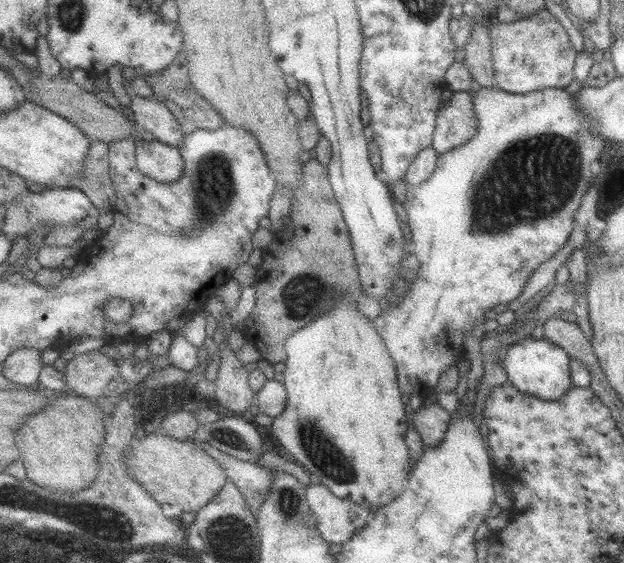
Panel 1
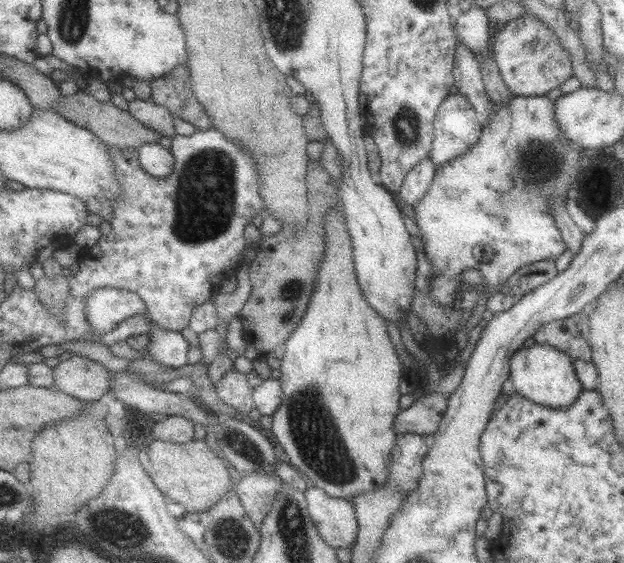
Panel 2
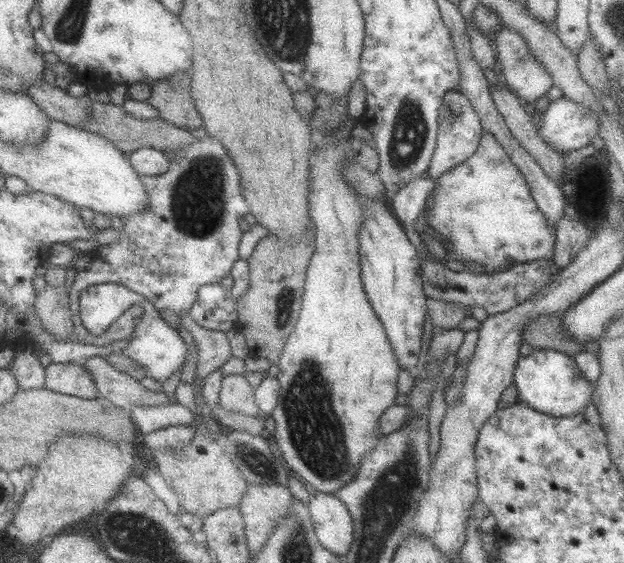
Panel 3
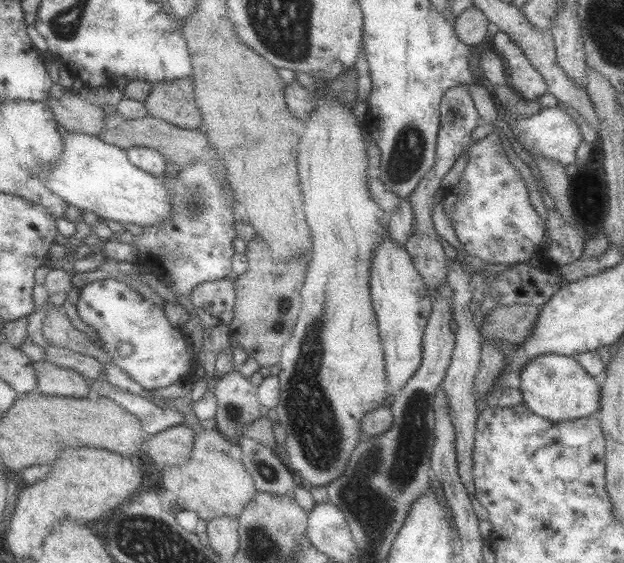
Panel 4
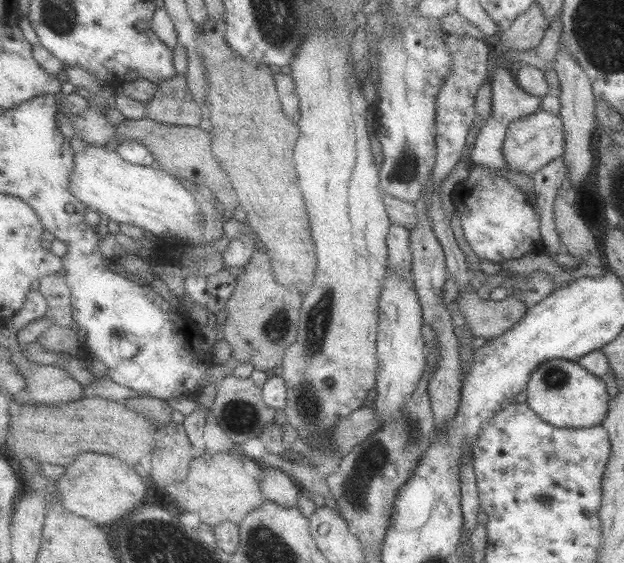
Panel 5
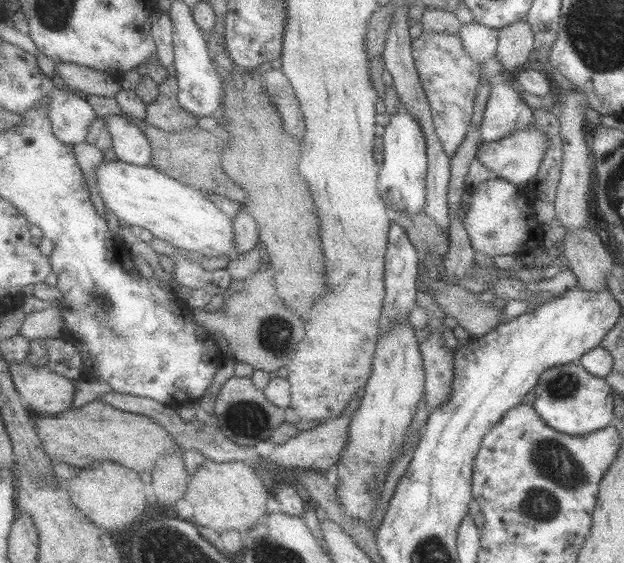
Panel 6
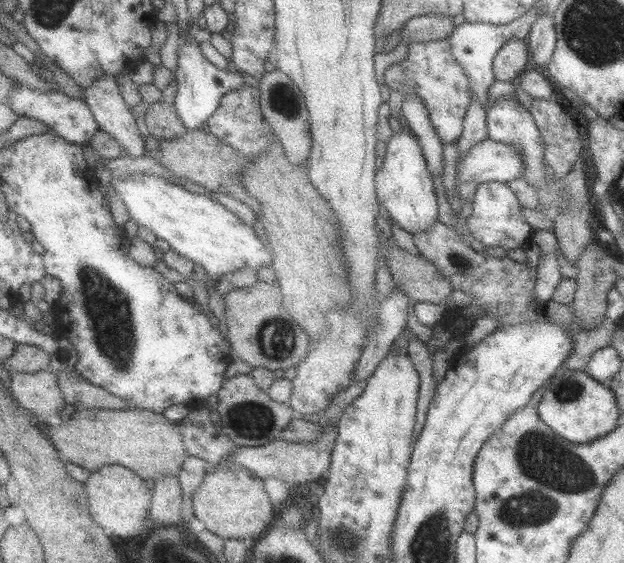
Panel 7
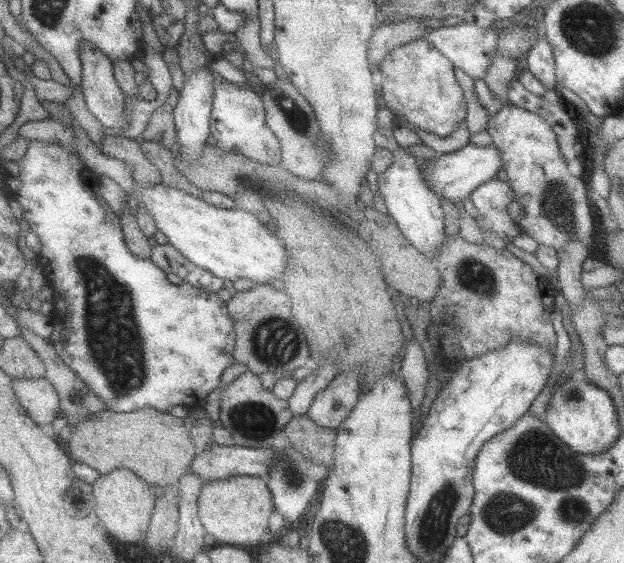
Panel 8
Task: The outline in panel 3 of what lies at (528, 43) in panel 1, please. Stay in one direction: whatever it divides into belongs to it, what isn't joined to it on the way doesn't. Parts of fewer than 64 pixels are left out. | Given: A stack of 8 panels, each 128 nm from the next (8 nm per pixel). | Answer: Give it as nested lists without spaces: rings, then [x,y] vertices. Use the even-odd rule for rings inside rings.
[[[511,27],[496,34],[498,74],[526,105],[547,93],[552,87],[551,75],[529,53],[521,33]]]

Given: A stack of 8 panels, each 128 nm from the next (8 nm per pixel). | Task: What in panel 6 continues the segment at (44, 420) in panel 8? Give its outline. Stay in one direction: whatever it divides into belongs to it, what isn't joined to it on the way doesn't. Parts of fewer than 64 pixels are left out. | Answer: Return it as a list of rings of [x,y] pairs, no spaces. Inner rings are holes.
[[[11,362],[10,368],[19,394],[32,413],[57,415],[69,411],[78,391],[75,381],[65,375],[57,374],[47,365],[35,366],[27,362]]]

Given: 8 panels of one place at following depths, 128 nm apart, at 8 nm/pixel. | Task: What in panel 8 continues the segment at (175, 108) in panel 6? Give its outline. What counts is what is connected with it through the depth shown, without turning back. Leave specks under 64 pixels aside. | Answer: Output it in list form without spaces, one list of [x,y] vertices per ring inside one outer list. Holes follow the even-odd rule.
[[[173,87],[169,99],[151,116],[147,131],[143,134],[146,141],[152,141],[172,150],[178,144],[178,131],[175,120],[175,107],[179,104],[181,94]]]

